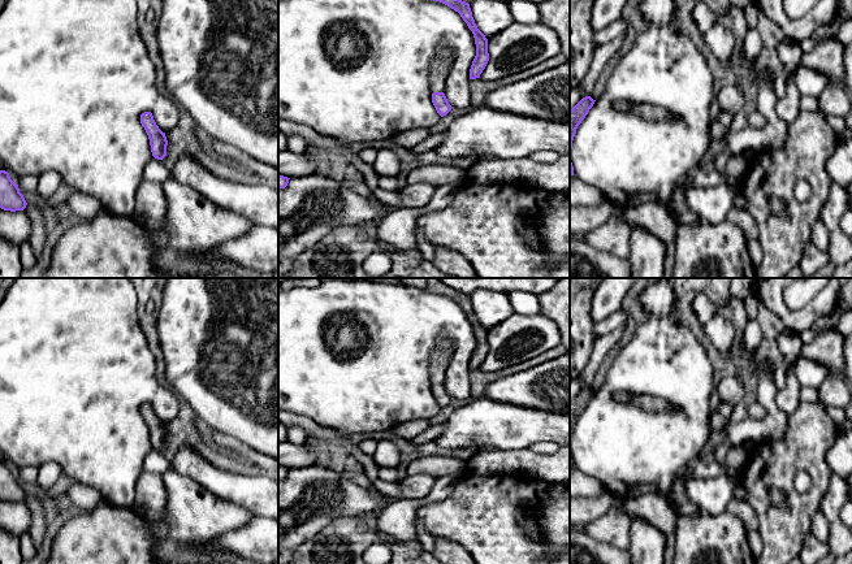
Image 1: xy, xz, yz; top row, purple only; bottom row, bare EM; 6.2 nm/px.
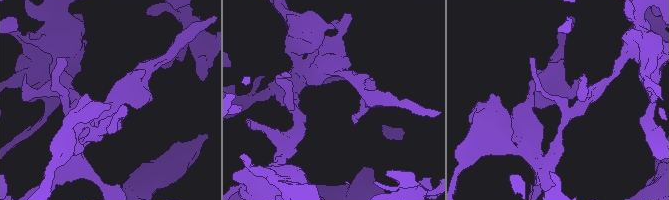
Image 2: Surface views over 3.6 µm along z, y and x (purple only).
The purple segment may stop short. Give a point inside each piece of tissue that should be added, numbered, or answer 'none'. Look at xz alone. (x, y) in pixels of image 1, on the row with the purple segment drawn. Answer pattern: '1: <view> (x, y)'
1: xz (439, 68)

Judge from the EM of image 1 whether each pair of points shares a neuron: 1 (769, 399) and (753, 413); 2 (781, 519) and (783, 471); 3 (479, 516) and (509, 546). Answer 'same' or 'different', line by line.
1: different
2: same
3: same

